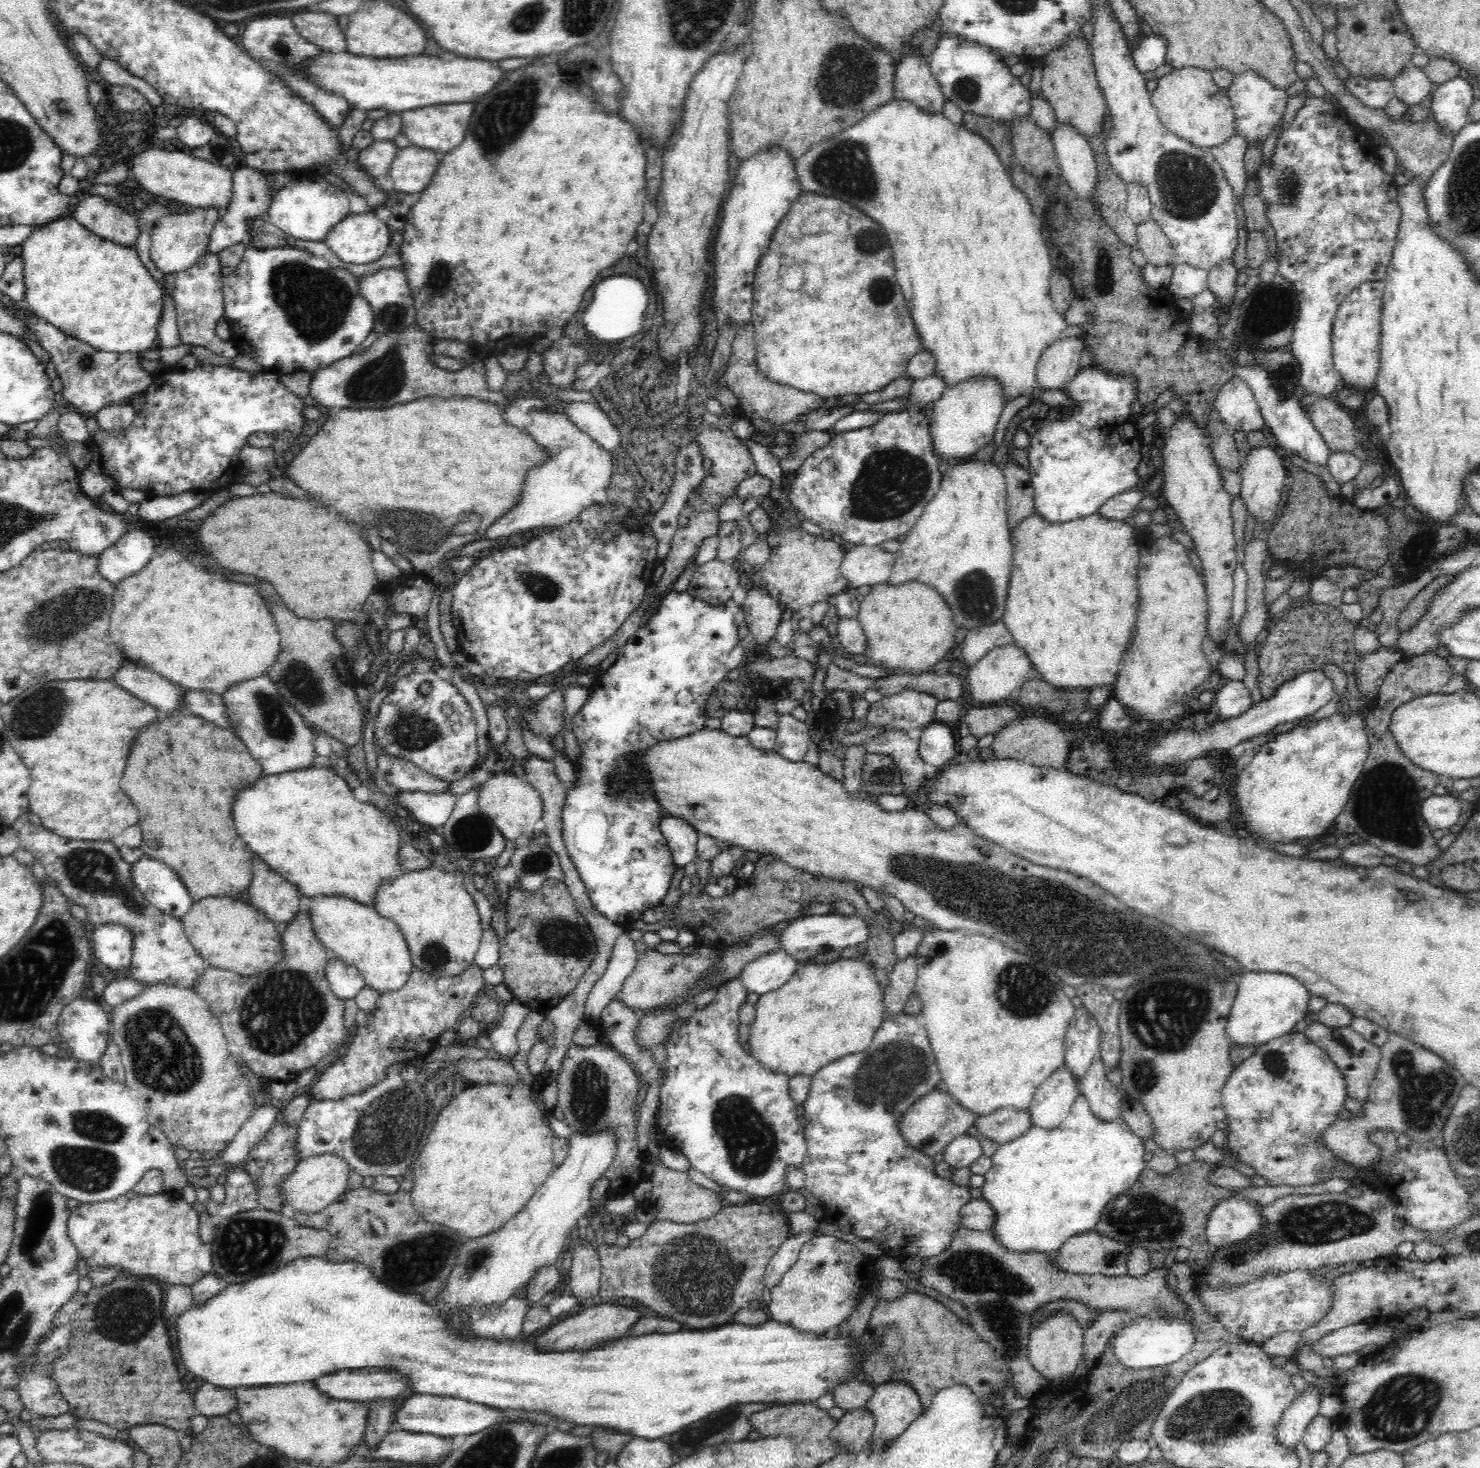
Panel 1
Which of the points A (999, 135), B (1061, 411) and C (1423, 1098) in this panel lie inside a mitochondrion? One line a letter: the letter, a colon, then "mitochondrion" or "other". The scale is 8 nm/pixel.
A: other
B: other
C: mitochondrion

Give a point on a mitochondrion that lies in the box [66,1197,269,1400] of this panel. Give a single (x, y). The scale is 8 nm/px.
(124, 1314)

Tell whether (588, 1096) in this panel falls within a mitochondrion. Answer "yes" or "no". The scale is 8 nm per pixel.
yes

